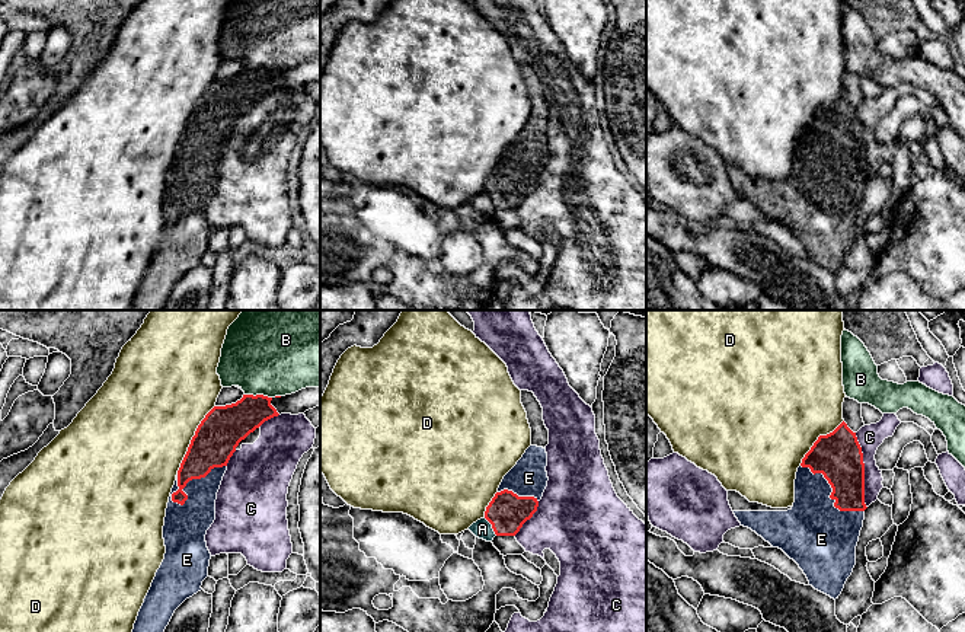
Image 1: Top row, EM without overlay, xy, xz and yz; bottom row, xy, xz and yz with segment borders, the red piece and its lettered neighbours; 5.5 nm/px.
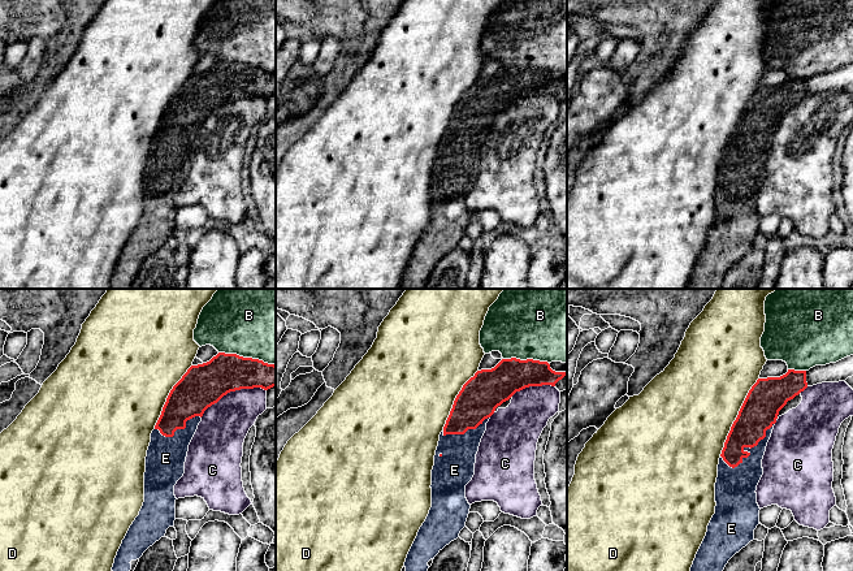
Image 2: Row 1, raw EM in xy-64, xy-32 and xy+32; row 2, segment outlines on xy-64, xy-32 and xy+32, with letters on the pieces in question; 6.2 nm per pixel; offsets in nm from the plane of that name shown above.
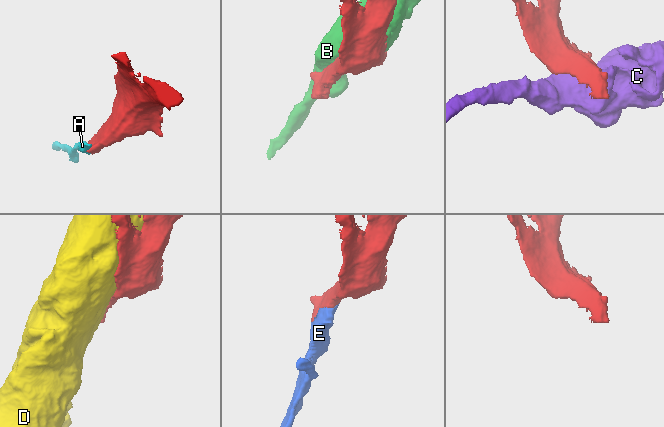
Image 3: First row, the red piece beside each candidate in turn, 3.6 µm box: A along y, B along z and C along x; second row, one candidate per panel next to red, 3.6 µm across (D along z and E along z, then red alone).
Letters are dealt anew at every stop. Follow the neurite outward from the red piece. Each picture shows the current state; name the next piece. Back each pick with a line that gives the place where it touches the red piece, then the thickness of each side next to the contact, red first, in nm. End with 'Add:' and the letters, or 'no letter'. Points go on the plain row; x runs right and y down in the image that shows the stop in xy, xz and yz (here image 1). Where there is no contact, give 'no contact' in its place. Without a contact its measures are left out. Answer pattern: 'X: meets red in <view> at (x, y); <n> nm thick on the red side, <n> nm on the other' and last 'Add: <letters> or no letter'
E: meets red in xy at (195, 152); 240 nm thick on the red side, 200 nm on the other
Add: E

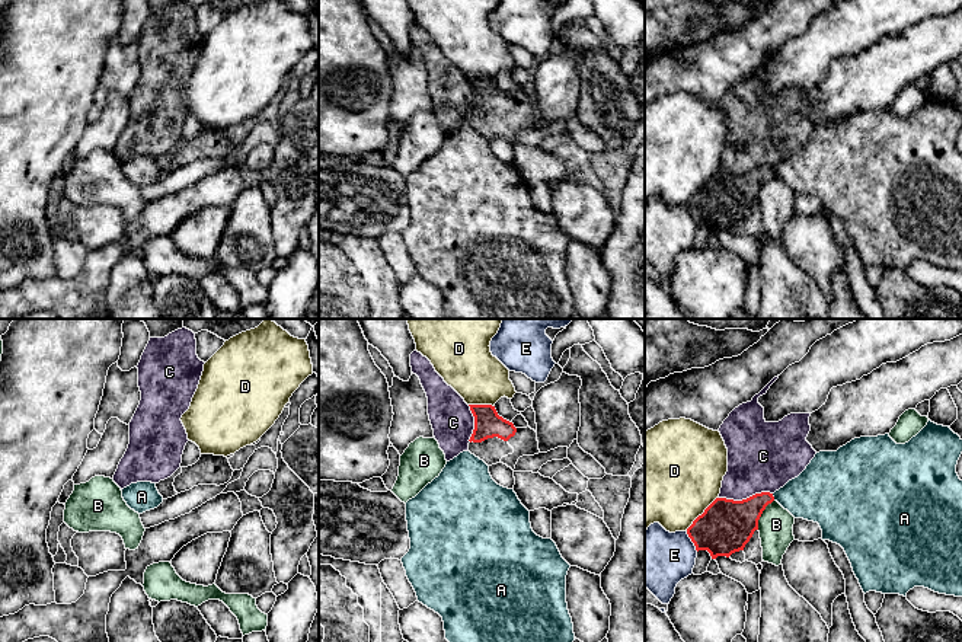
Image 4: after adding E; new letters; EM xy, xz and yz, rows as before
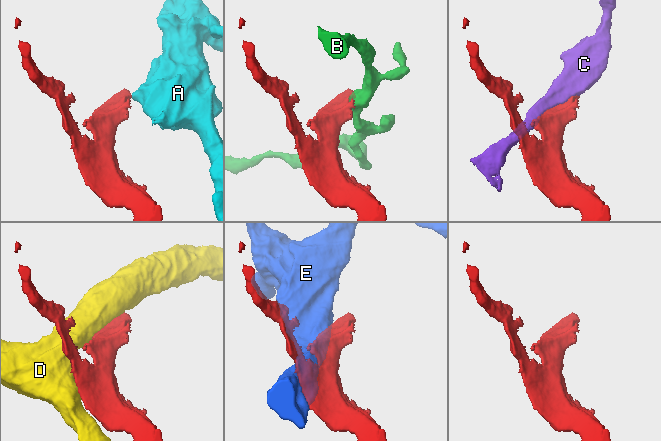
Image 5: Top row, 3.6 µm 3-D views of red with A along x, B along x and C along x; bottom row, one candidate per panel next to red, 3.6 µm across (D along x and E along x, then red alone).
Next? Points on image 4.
Add: no letter

